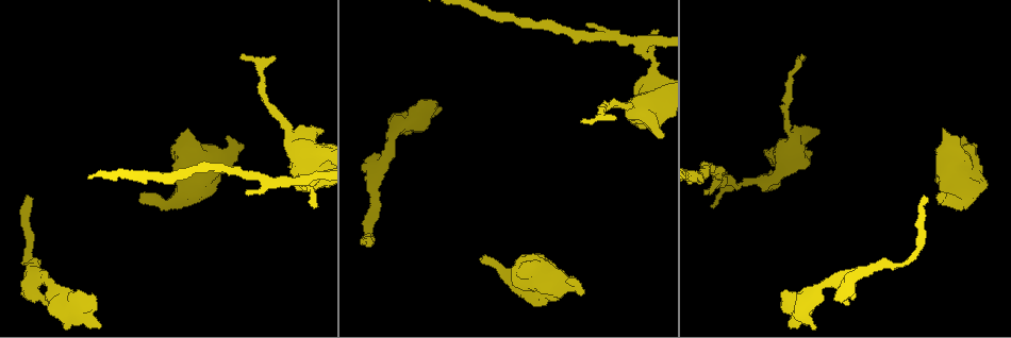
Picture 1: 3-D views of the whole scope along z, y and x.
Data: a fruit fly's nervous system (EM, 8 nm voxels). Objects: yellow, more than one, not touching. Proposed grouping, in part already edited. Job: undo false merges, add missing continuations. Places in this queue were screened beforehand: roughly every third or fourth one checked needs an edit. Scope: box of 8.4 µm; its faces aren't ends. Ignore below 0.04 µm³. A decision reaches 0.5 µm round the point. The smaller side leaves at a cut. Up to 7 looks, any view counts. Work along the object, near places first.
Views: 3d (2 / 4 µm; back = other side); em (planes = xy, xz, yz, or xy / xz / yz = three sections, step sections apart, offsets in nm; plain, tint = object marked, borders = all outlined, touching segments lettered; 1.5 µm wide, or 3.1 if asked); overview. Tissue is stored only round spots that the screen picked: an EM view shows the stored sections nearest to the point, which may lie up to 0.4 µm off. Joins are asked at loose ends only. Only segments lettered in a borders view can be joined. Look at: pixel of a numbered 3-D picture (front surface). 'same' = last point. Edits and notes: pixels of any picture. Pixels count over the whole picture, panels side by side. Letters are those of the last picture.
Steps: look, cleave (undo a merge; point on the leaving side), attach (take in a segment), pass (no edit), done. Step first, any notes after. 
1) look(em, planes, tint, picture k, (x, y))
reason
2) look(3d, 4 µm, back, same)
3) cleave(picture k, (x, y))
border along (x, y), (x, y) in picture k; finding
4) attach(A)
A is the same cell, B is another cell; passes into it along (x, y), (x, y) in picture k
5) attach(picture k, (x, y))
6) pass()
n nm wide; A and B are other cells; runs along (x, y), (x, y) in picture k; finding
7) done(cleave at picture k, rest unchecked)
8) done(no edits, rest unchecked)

look(em, xz, step 4, tint, picture 1, (26, 195))
branch stops here

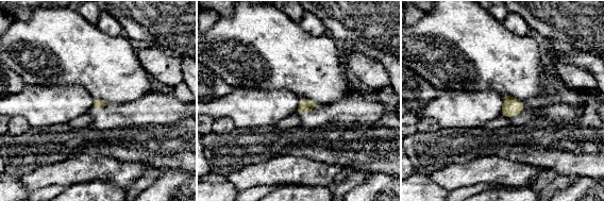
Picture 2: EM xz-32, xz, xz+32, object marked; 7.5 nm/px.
look(em, planes, tint, same)

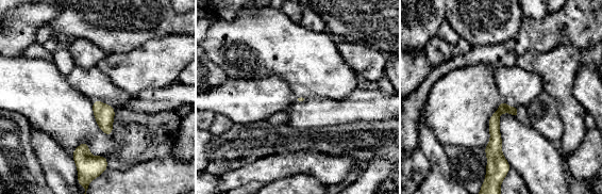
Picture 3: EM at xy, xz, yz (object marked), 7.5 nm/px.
look(em, planes, borders, same)

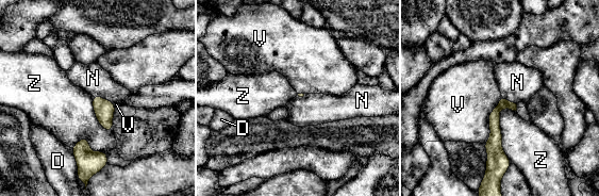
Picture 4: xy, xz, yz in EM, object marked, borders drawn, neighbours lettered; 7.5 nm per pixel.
attach(N)
N is the same cell, D, V and Z are other cells; passes into it along (103, 109), (102, 98), (93, 78) in picture 4; it goes on there

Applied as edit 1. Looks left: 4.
look(overview)

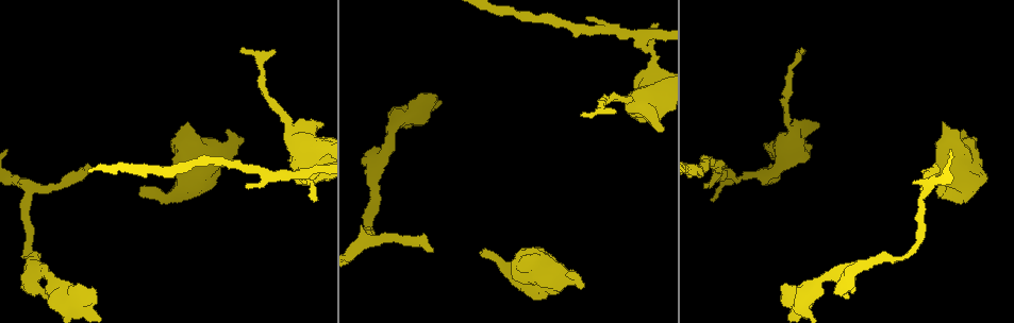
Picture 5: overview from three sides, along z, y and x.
look(em, xy, step 8, borders, picture 5, (941, 196))
an open end

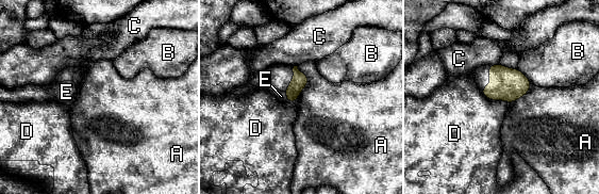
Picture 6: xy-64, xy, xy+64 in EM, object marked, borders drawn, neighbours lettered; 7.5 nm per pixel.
attach(E)
120 nm wide; A touches over 280 nm; E is the same cell, A, B, C and D are other cells; the neuron continues

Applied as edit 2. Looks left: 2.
done(attach at picture 4, attach at picture 6, rest unchecked)

